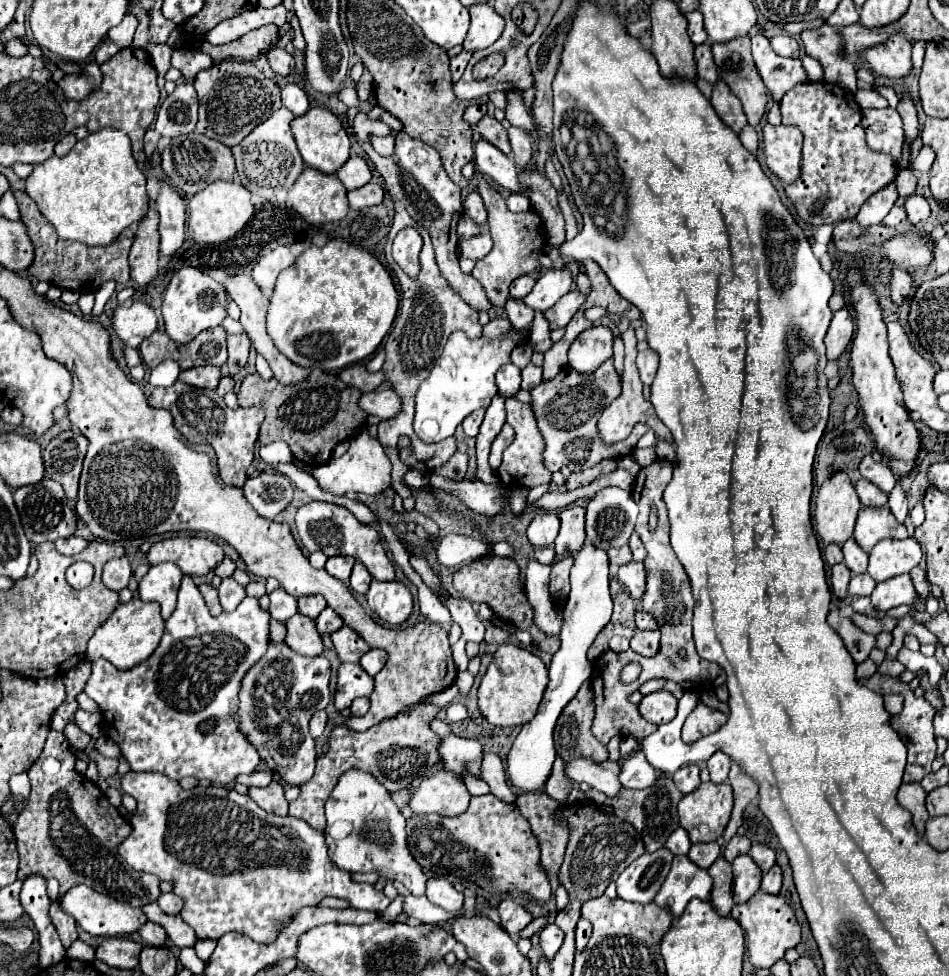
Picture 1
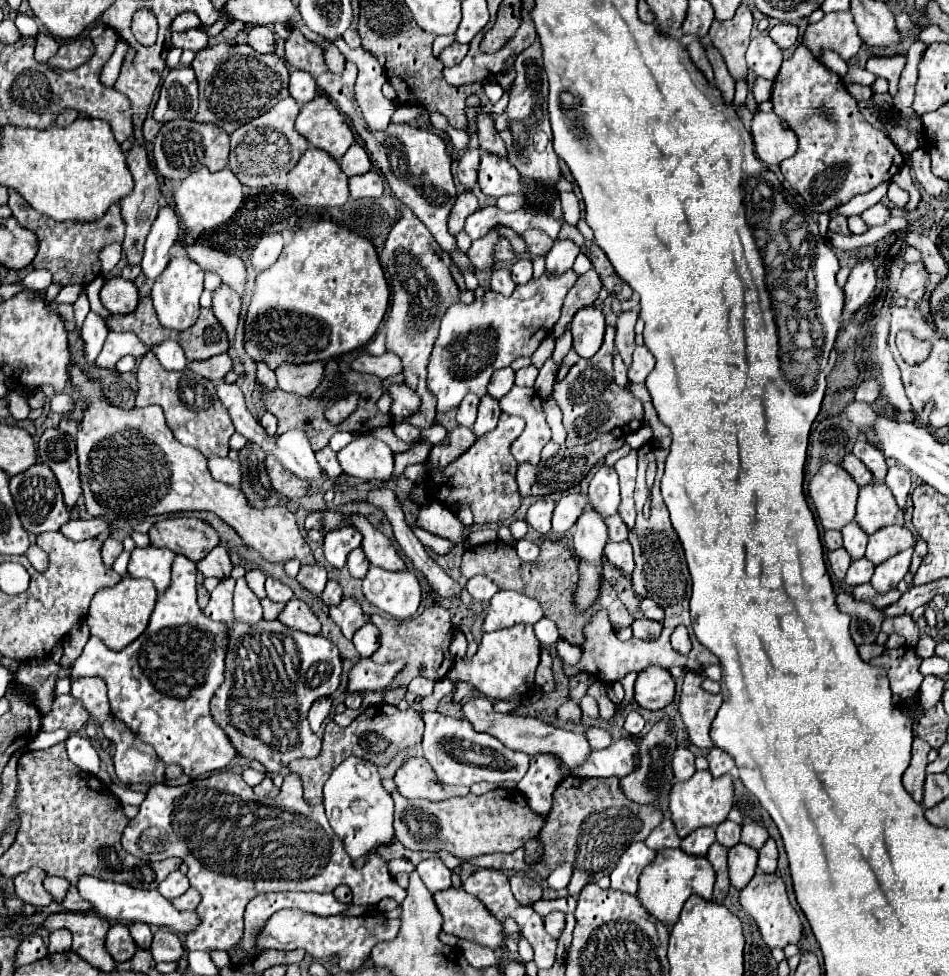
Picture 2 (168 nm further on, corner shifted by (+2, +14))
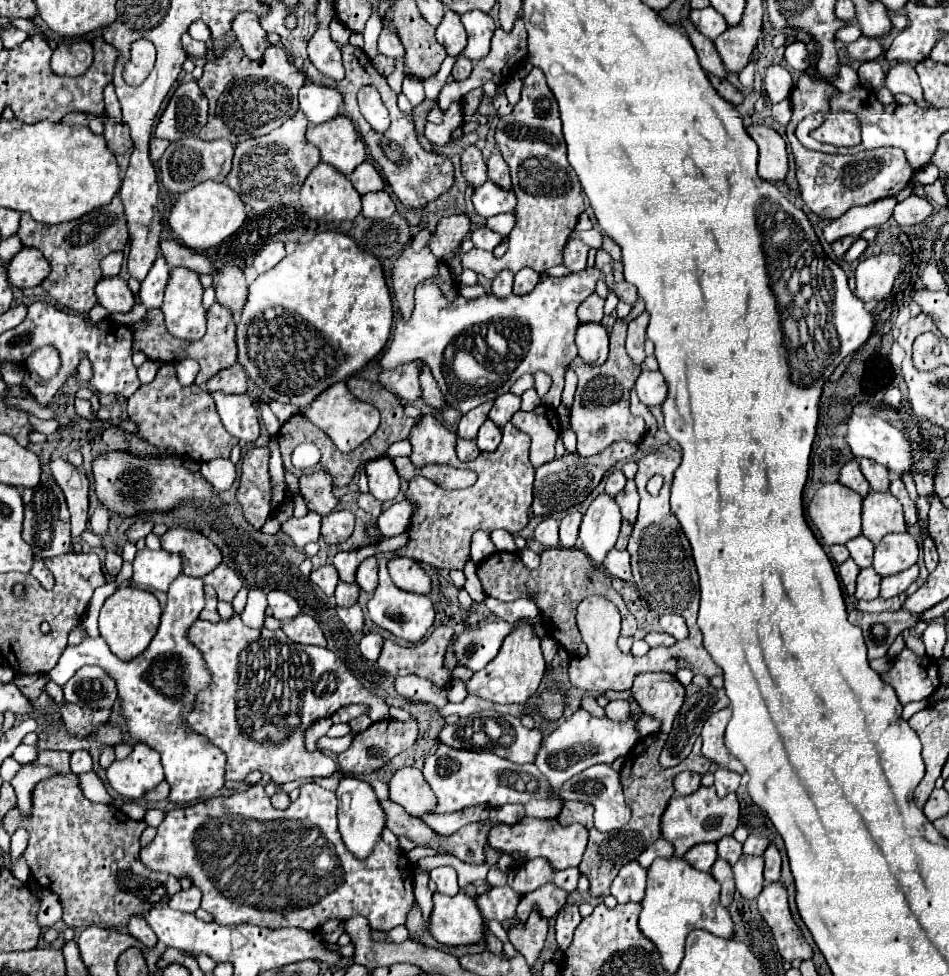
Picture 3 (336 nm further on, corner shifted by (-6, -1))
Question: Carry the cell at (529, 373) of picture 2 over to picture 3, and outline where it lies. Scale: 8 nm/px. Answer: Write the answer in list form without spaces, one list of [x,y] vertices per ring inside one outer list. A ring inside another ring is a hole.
[[[530,388],[530,390],[526,390],[522,396],[522,410],[524,412],[528,412],[528,410],[534,410],[536,406],[540,406],[540,398],[538,398],[538,394],[536,394],[536,390],[534,388]]]

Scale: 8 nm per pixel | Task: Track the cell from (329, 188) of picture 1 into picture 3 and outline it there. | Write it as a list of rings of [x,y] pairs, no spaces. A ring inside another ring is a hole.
[[[320,162],[310,172],[310,176],[306,178],[306,182],[302,184],[300,202],[302,202],[304,212],[310,218],[314,218],[314,220],[326,220],[326,222],[334,222],[334,220],[354,220],[360,214],[360,210],[362,210],[360,194],[354,190],[352,182],[342,172],[338,172],[334,166],[324,164],[324,162]]]

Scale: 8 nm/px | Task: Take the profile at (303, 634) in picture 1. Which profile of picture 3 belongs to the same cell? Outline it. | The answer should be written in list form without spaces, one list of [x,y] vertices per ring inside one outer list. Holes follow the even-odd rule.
[[[298,614],[296,618],[282,622],[284,634],[298,644],[314,644],[314,646],[326,646],[326,638],[318,622],[308,614]]]

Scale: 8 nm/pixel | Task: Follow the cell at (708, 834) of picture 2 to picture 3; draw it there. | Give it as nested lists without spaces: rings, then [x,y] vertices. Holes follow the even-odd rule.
[[[698,844],[694,848],[690,848],[684,856],[694,868],[708,872],[712,868],[712,864],[716,862],[716,844]]]

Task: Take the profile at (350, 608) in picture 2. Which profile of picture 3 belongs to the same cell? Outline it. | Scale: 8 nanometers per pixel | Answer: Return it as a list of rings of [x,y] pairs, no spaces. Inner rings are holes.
[[[358,604],[348,606],[348,608],[338,606],[336,610],[338,610],[340,620],[346,624],[346,628],[348,628],[352,634],[360,634],[360,632],[362,632],[362,610],[360,610]]]

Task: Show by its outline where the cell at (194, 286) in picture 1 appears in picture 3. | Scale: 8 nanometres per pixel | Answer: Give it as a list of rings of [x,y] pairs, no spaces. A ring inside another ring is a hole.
[[[172,268],[164,292],[164,320],[172,336],[200,340],[206,332],[206,310],[202,306],[202,284],[198,274],[186,268]]]

